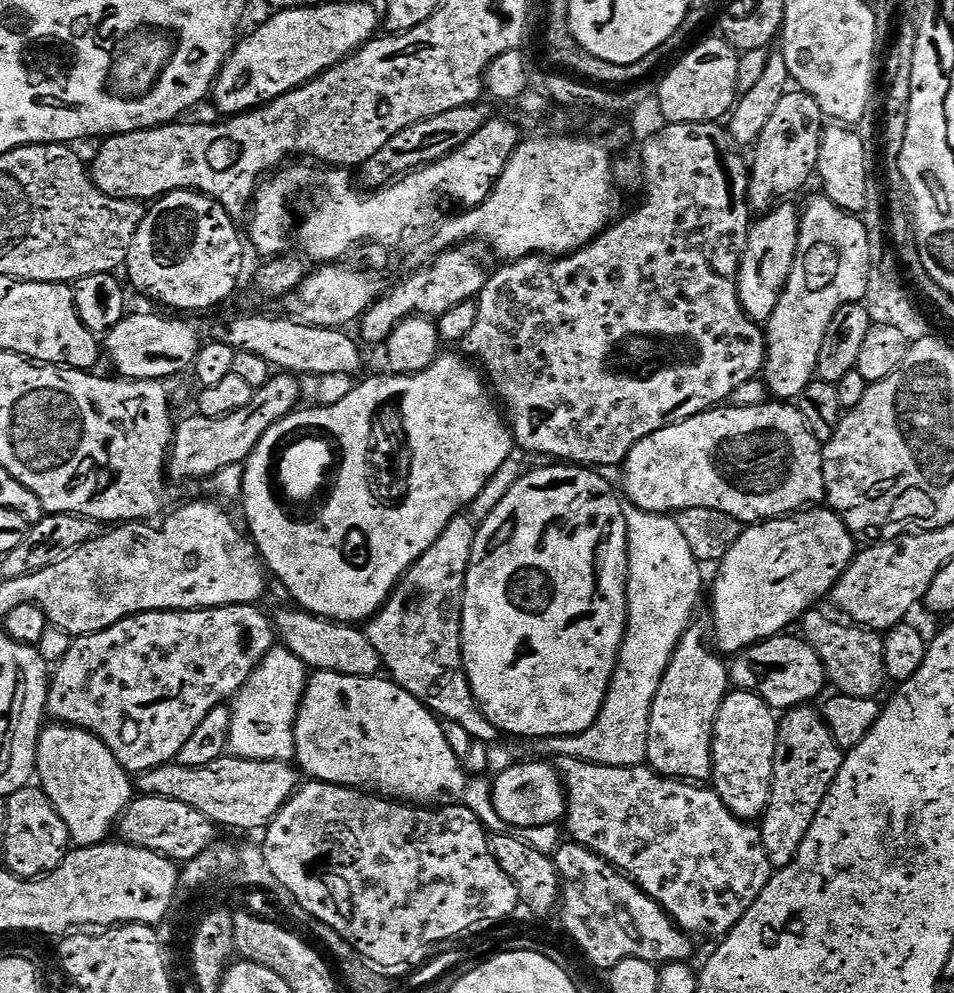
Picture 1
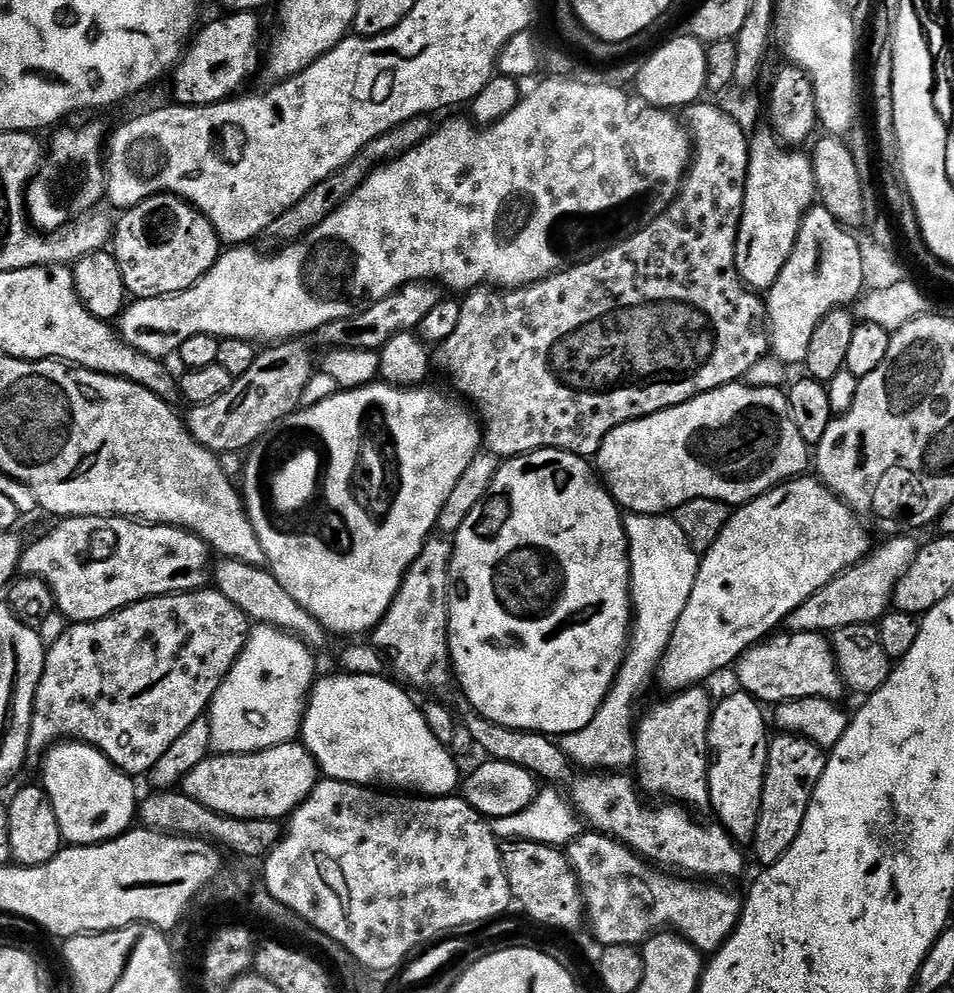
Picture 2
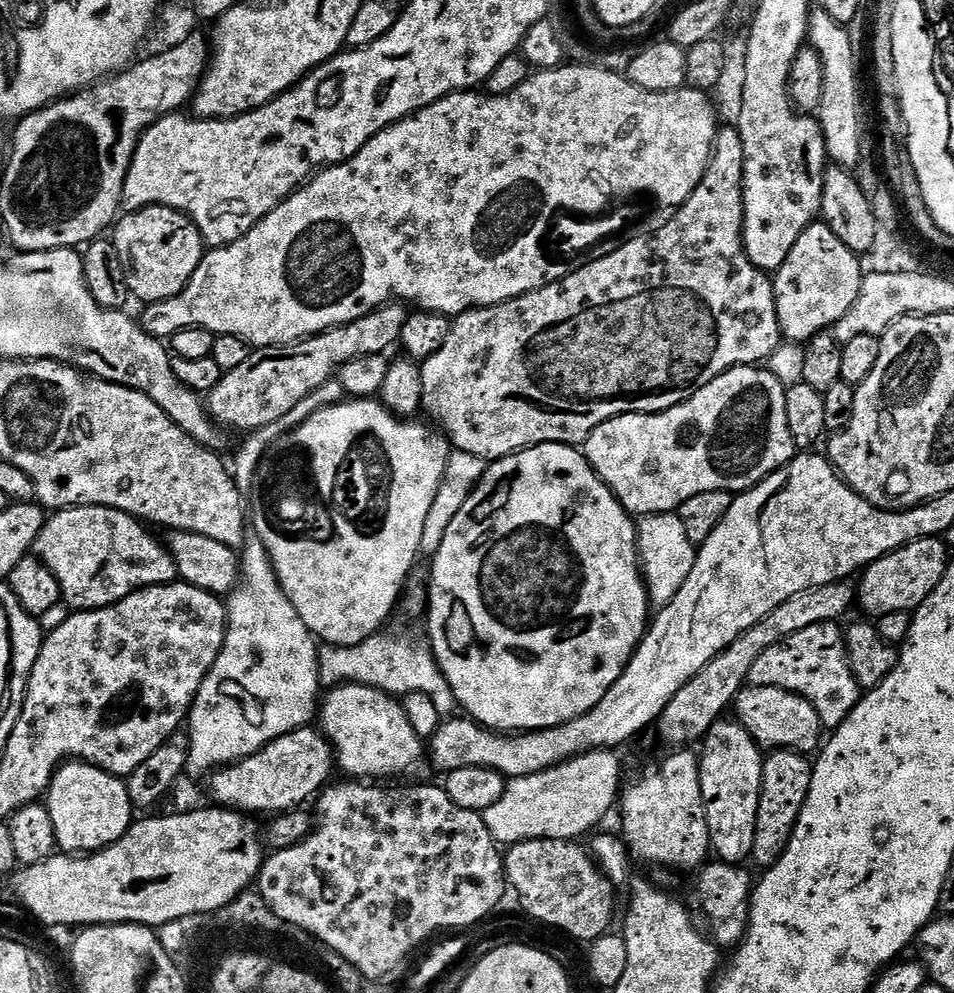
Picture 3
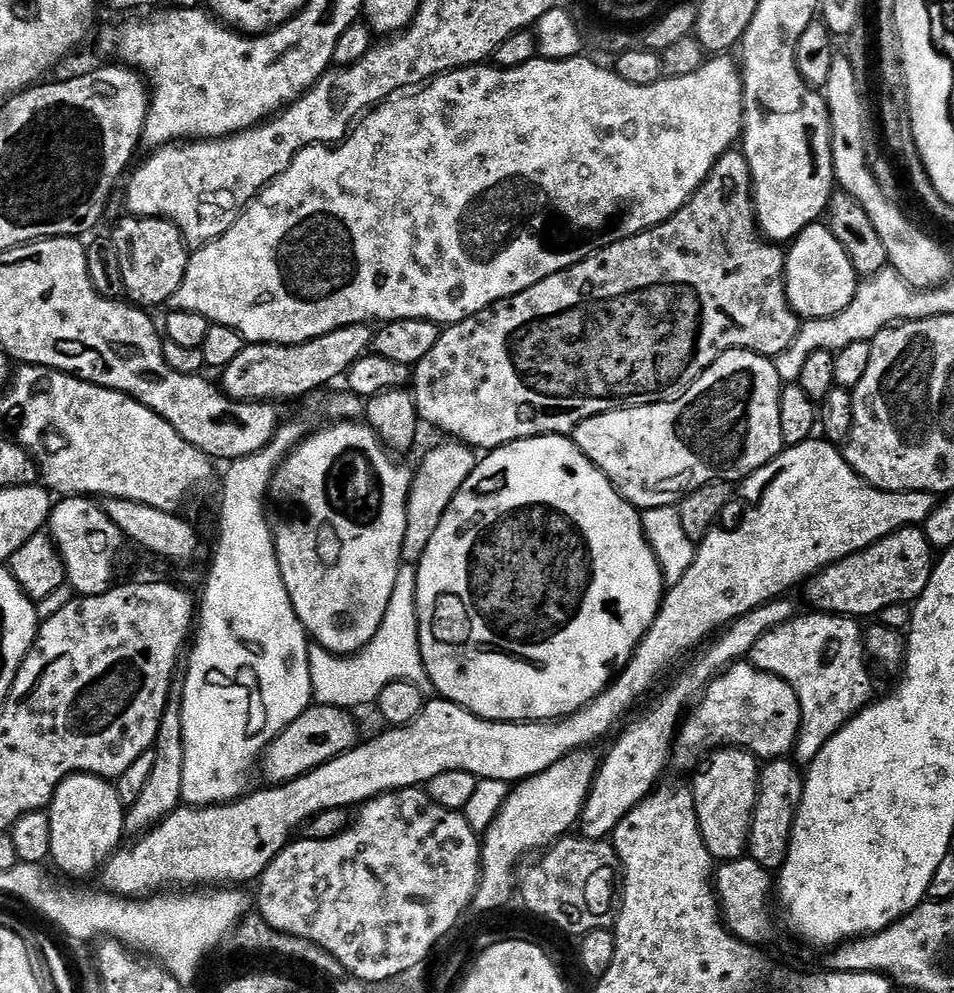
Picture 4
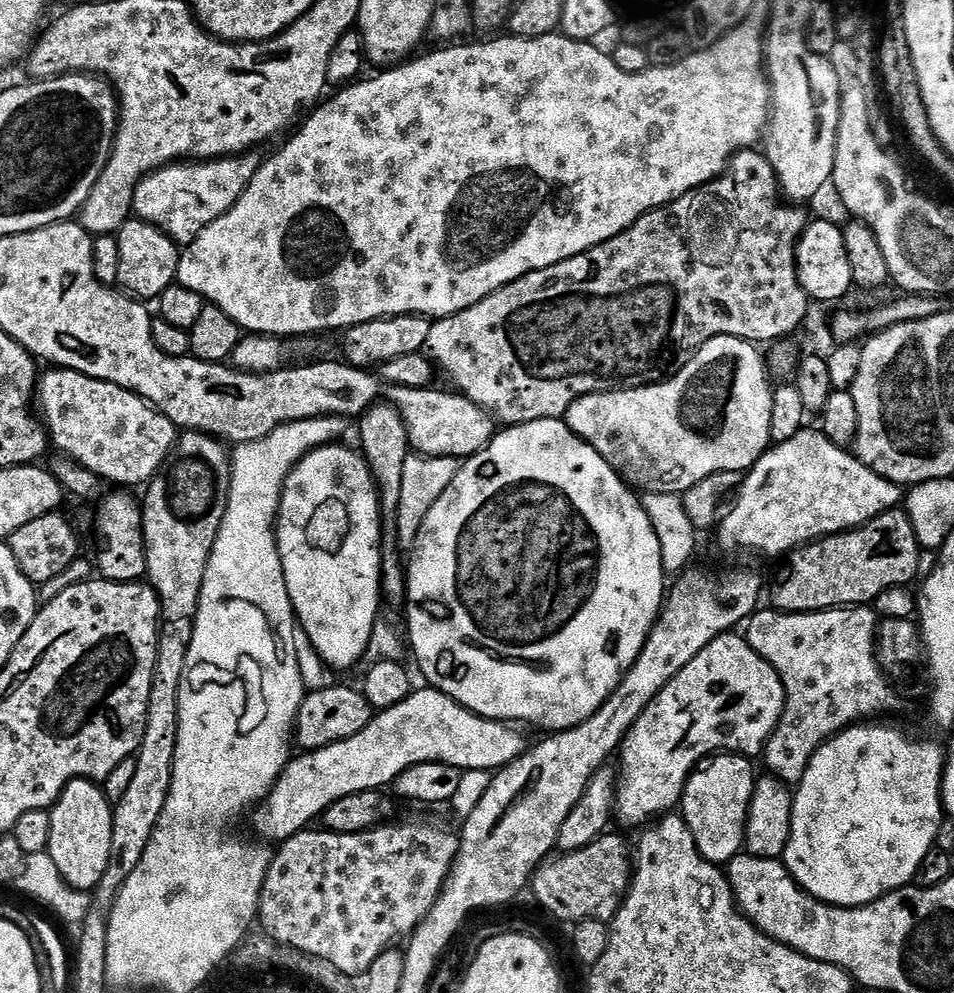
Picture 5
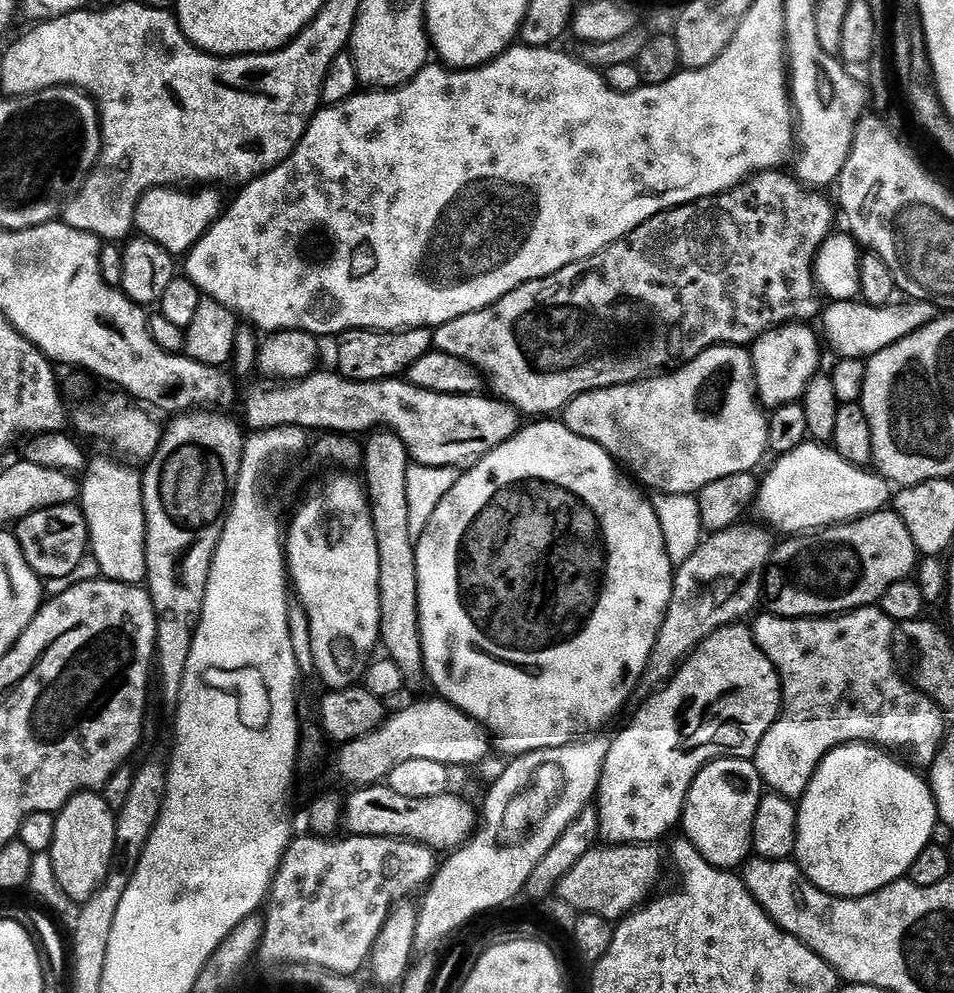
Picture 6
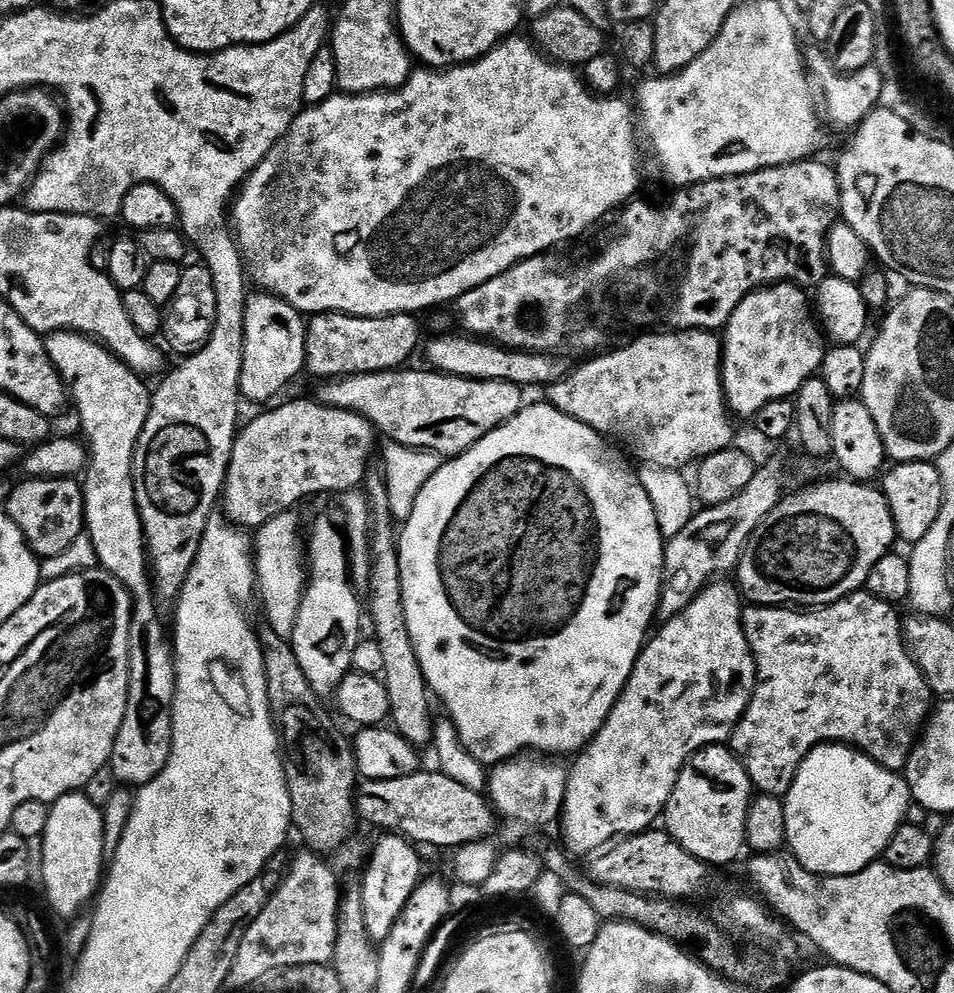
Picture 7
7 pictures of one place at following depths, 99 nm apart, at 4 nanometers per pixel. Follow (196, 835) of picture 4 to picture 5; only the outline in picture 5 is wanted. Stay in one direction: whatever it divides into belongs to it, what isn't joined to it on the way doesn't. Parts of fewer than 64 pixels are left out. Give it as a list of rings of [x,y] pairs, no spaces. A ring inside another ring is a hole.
[[[805,430],[794,434],[790,442],[769,447],[763,458],[743,477],[735,500],[736,505],[729,510],[728,517],[726,512],[718,524],[721,546],[728,552],[745,548],[748,552],[784,558],[805,544],[826,536],[836,536],[840,532],[853,531],[883,512],[893,511],[901,503],[902,488],[867,468],[859,456],[830,442],[824,437],[823,431]],[[431,686],[417,687],[409,696],[393,708],[377,711],[373,715],[370,726],[362,730],[362,734],[354,734],[354,738],[334,742],[325,748],[305,751],[304,756],[289,759],[284,767],[284,773],[278,778],[278,782],[272,787],[272,793],[260,801],[258,807],[251,813],[252,824],[260,831],[259,839],[276,840],[283,842],[305,831],[312,819],[323,817],[324,811],[334,802],[346,798],[350,794],[359,792],[375,792],[395,785],[396,779],[410,770],[410,766],[419,764],[449,764],[461,770],[473,768],[474,770],[501,770],[514,763],[525,755],[524,736],[515,732],[515,727],[499,720],[488,720],[485,716],[476,716],[470,710],[463,708],[458,702],[454,702],[446,694],[442,694],[439,688]]]

